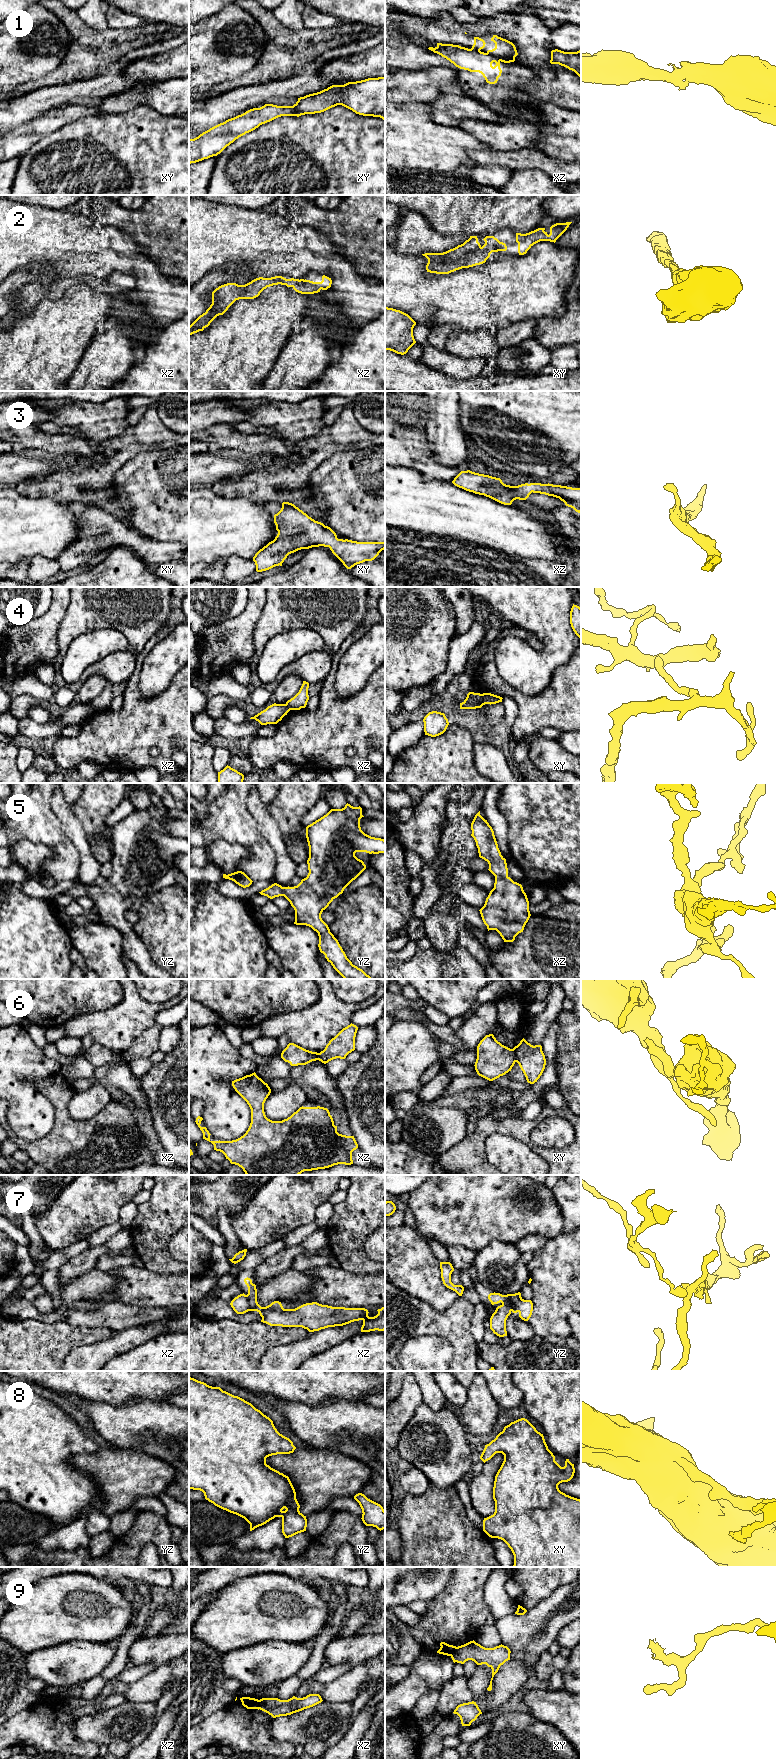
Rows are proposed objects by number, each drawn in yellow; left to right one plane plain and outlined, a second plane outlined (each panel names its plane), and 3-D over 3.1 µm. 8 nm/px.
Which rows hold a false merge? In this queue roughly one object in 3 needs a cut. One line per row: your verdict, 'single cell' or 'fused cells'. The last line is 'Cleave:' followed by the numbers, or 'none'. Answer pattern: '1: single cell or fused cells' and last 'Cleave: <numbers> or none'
1: fused cells
2: single cell
3: single cell
4: fused cells
5: single cell
6: fused cells
7: fused cells
8: single cell
9: fused cells
Cleave: 1, 4, 6, 7, 9

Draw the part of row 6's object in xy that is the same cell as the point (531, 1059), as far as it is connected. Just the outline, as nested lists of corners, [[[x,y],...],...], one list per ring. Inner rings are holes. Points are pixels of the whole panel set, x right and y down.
[[[524,1038],[514,1047],[516,1062],[523,1071],[526,1080],[534,1084],[542,1075],[546,1059],[541,1045],[531,1045]]]

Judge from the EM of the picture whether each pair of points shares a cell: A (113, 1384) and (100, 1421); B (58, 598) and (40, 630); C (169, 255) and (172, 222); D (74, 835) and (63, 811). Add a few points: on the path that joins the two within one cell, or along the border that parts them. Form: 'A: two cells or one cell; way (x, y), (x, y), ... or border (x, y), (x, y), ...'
A: two cells; border (84, 1398), (114, 1405), (123, 1405), (130, 1399)
B: one cell; way (58, 606), (53, 617), (48, 622)
C: one cell; way (172, 247), (172, 230)
D: one cell; way (74, 829), (67, 817)

